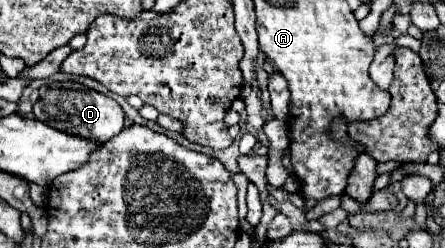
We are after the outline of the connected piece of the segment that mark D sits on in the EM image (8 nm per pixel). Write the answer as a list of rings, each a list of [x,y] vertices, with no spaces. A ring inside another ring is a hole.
[[[49,86],[39,88],[39,100],[33,104],[33,114],[37,120],[55,126],[57,130],[79,134],[85,138],[95,138],[97,142],[107,142],[109,138],[119,134],[123,130],[123,120],[125,120],[121,106],[113,98],[97,90],[75,90],[75,88],[67,90]]]

